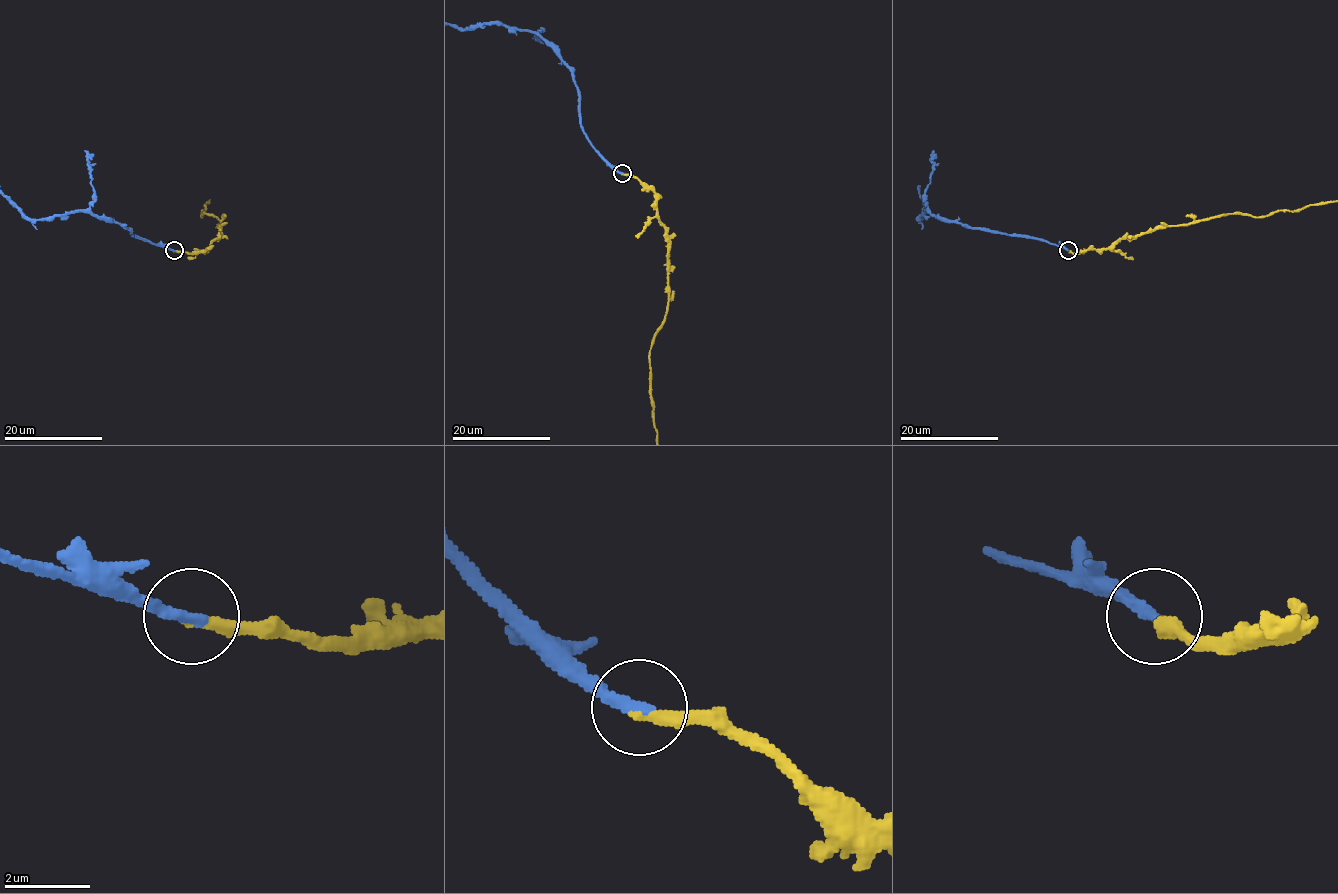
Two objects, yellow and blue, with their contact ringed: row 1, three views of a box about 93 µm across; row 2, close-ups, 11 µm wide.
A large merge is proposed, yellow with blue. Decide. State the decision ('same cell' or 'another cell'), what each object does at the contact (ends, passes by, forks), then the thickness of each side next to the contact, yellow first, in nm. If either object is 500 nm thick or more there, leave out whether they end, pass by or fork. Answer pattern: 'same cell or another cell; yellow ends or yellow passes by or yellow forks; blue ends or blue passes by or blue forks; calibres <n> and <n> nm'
same cell; yellow ends; blue ends; calibres 280 and 300 nm

